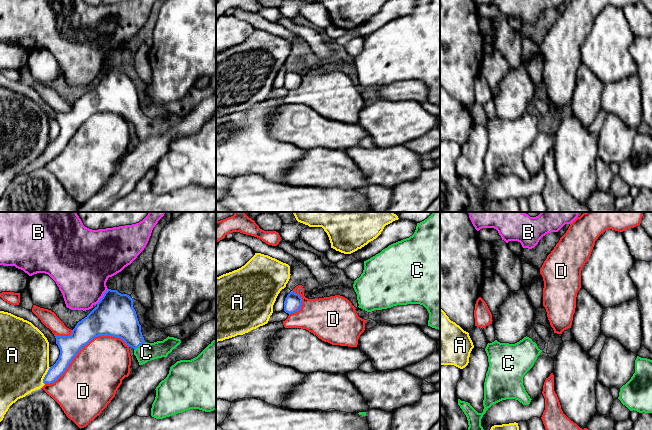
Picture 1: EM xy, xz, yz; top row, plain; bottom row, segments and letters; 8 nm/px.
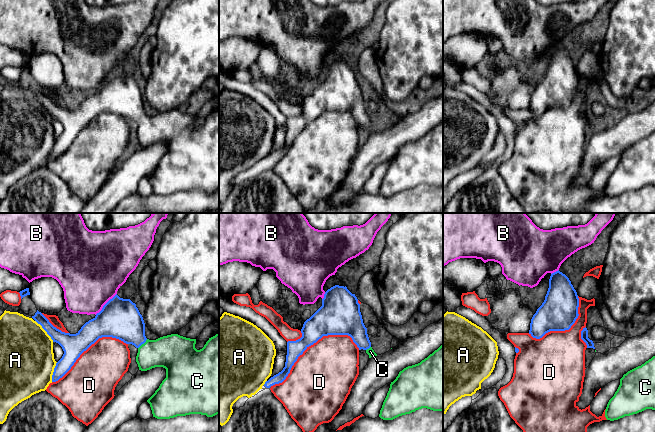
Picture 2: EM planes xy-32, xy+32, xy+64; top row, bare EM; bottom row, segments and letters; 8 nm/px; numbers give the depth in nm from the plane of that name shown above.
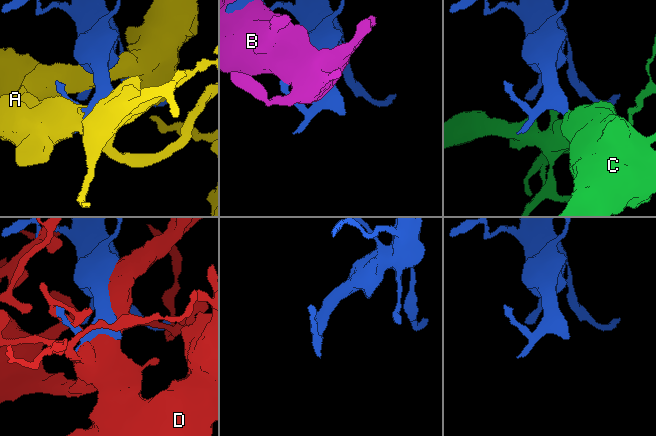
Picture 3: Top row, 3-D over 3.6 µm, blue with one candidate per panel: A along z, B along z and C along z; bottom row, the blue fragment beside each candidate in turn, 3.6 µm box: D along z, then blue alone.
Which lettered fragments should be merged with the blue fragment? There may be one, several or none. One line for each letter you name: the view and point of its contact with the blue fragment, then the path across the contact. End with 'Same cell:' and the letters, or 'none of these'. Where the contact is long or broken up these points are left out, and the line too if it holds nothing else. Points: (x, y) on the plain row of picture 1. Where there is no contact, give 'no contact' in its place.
C: xy (139, 121) | across xy (120, 97), (139, 121), (146, 128)
Same cell: C

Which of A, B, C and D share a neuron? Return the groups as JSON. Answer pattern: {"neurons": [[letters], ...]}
{"neurons": [["A"], ["B"], ["C"], ["D"]]}

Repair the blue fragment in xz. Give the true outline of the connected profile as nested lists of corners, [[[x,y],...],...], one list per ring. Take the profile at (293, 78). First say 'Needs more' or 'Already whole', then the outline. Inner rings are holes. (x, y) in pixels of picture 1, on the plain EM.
Already whole. [[[291,67],[284,77],[284,87],[288,90],[295,89],[301,85],[302,74],[299,70]]]

